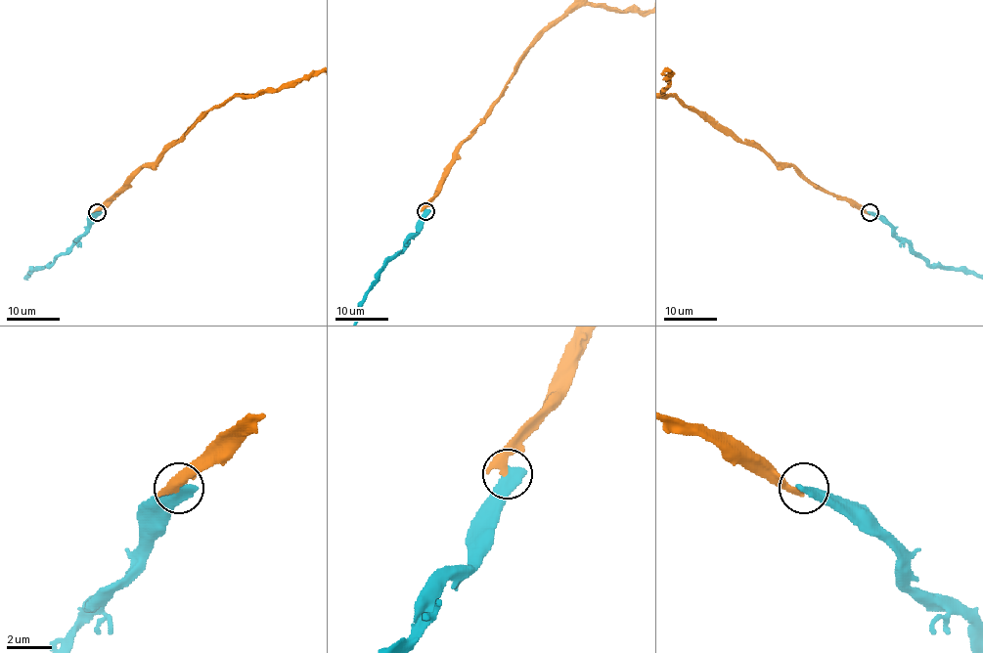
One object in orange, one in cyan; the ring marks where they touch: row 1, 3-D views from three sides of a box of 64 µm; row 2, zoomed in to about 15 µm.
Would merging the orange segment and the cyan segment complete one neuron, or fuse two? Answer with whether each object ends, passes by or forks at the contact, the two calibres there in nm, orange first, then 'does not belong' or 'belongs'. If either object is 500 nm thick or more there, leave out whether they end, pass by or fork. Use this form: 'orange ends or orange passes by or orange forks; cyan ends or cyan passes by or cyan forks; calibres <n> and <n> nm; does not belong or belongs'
calibres 320 and 500 nm; does not belong

